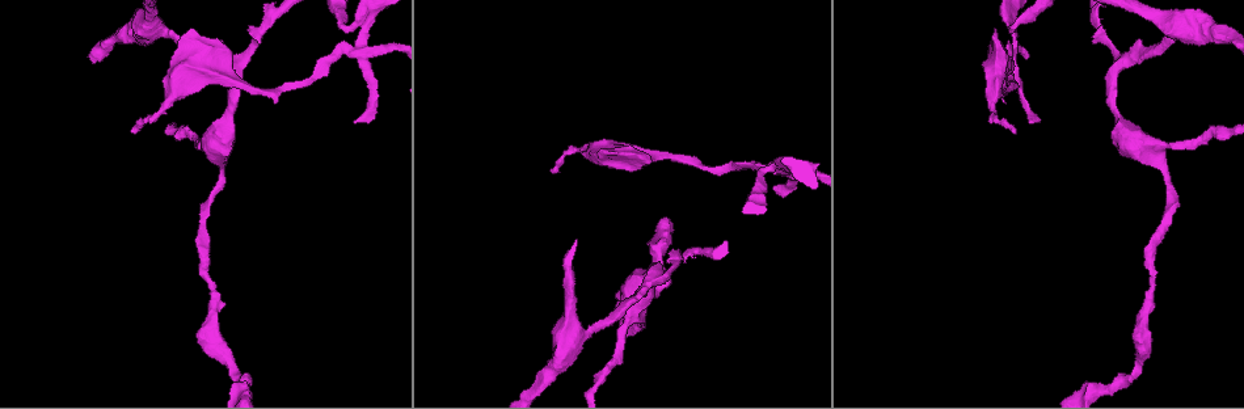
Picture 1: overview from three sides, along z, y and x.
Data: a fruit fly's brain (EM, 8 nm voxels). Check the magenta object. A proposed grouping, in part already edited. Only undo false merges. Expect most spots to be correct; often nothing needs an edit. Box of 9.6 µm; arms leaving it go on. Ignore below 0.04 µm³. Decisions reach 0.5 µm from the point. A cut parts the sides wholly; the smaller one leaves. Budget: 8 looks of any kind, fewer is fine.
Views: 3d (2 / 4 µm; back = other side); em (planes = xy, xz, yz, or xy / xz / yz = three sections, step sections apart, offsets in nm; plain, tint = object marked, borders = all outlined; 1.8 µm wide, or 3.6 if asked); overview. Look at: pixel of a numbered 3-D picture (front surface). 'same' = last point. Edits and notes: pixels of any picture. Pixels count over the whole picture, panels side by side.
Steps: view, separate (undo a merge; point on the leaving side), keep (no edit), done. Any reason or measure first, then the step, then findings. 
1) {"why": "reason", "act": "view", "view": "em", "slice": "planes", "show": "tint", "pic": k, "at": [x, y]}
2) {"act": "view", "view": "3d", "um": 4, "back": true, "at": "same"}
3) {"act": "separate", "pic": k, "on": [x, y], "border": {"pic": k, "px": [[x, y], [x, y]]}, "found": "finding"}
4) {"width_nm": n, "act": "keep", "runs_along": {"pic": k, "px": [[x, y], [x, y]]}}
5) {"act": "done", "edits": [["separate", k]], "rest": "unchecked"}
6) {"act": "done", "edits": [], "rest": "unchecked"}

{"why": "branch point", "act": "view", "view": "em", "slice": "xz", "step": 4, "show": "tint", "pic": 1, "at": [1117, 68]}

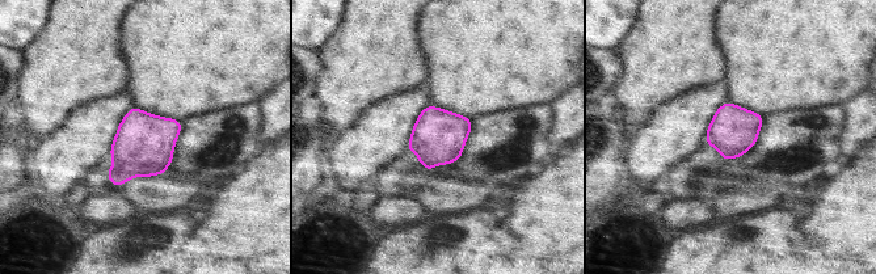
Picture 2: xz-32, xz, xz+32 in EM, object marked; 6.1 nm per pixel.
{"act": "view", "view": "em", "slice": "yz", "step": 8, "show": "tint", "at": "same"}

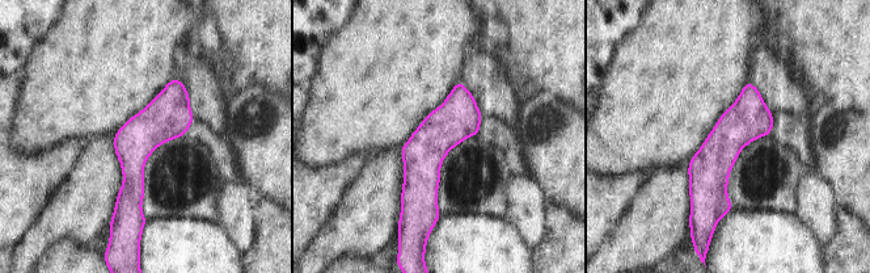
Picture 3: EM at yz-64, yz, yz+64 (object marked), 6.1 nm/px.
{"act": "keep", "runs_along": {"pic": 3, "px": [[174, 82], [132, 146], [135, 214]]}, "found": "continuous, no second neuron"}

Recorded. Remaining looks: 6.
{"act": "view", "view": "em", "slice": "yz", "step": 16, "show": "tint", "pic": 1, "at": [1150, 143]}

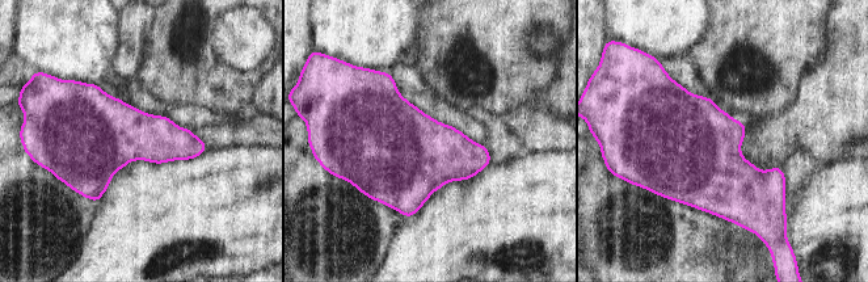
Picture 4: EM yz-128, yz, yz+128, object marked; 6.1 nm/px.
{"width_nm": 360, "act": "keep", "found": "continuous, no second neuron"}

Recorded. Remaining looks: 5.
{"why": "branch point", "act": "view", "view": "em", "slice": "planes", "show": "plain", "pic": 1, "at": [576, 335]}

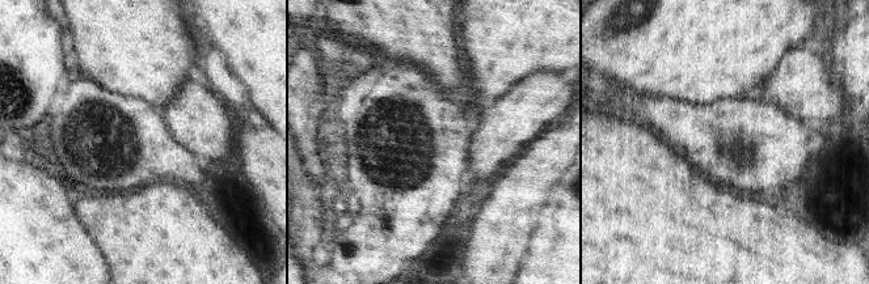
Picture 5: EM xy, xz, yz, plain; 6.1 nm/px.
{"act": "view", "view": "em", "slice": "planes", "show": "tint", "at": "same"}

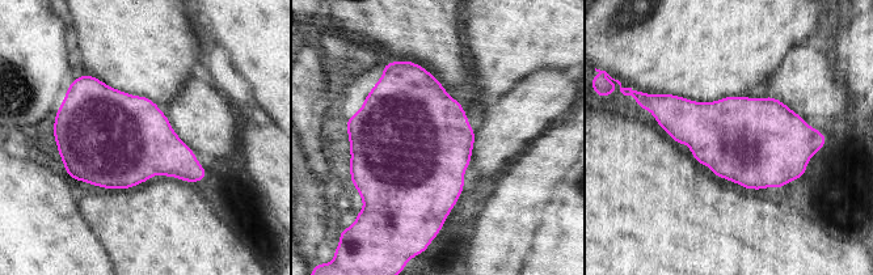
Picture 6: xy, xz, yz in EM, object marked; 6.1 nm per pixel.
{"act": "keep", "found": "all the same neuron"}

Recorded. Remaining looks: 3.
{"act": "done", "edits": [], "rest": "unchecked"}

